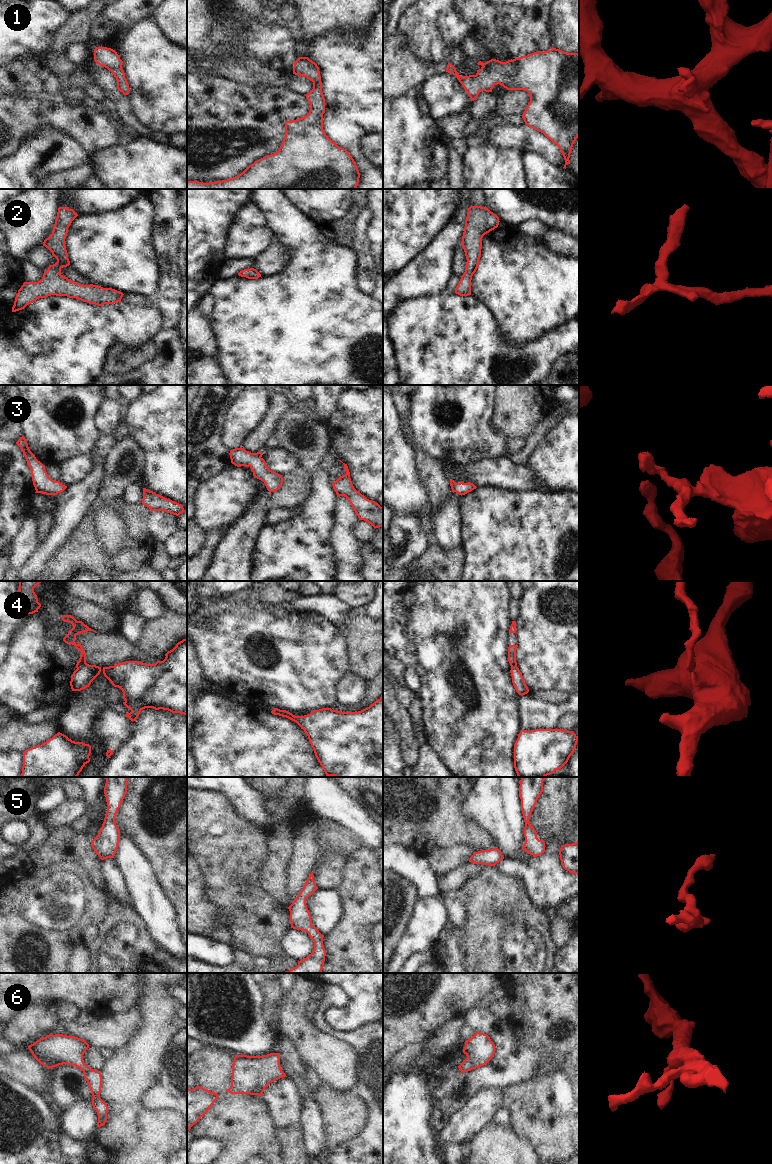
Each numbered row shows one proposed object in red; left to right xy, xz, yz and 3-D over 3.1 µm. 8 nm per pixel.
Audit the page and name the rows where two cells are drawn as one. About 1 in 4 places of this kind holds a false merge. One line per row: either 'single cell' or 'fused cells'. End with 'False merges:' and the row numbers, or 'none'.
1: single cell
2: single cell
3: single cell
4: fused cells
5: single cell
6: single cell
False merges: 4

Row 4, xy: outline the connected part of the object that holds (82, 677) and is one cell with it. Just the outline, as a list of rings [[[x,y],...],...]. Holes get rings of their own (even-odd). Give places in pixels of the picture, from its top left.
[[[87,663],[77,668],[71,675],[70,686],[72,691],[81,691],[89,687],[100,672],[101,667]]]

